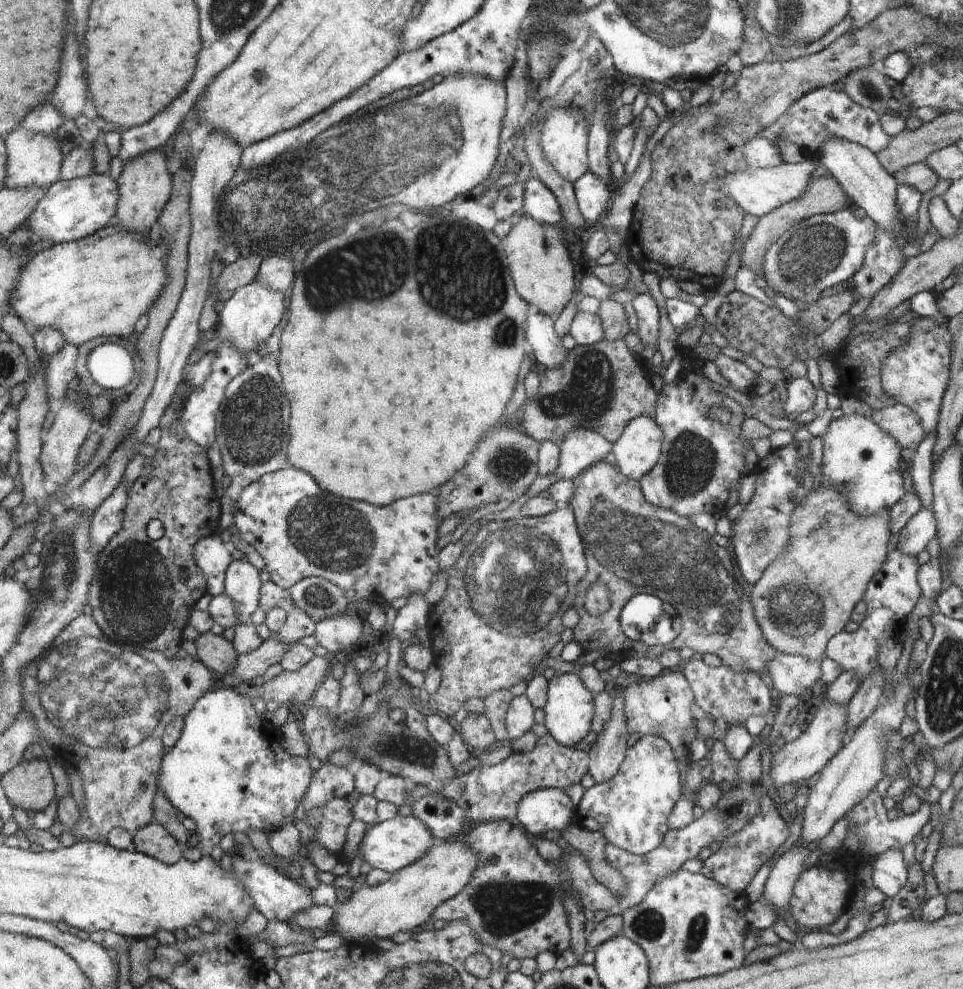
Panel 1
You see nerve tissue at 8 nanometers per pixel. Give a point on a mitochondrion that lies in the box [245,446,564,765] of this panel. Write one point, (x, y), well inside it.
(331, 533)

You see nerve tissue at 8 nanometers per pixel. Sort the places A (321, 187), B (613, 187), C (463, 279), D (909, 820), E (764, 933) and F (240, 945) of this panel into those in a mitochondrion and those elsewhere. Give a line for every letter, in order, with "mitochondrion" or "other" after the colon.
A: mitochondrion
B: other
C: mitochondrion
D: other
E: other
F: other

